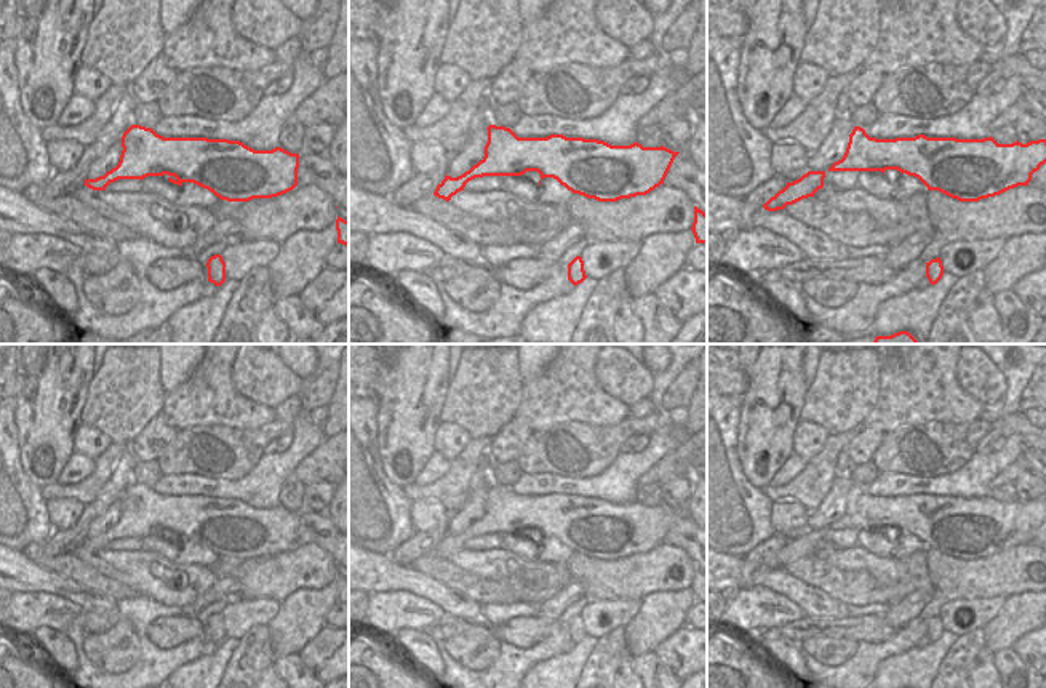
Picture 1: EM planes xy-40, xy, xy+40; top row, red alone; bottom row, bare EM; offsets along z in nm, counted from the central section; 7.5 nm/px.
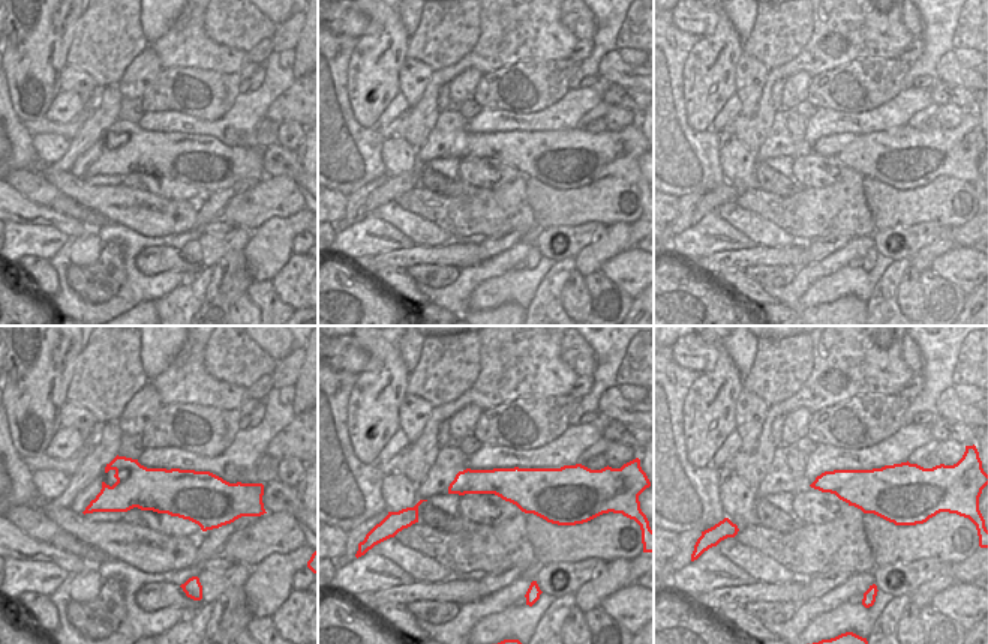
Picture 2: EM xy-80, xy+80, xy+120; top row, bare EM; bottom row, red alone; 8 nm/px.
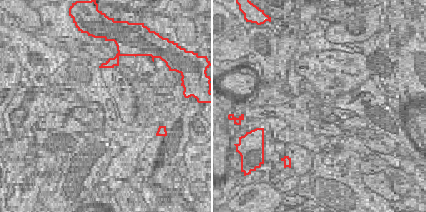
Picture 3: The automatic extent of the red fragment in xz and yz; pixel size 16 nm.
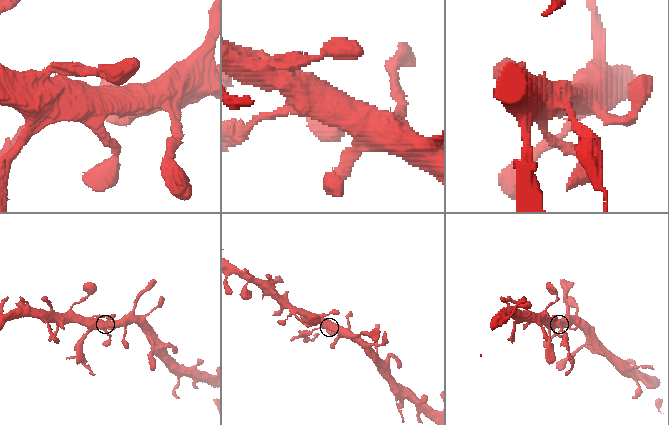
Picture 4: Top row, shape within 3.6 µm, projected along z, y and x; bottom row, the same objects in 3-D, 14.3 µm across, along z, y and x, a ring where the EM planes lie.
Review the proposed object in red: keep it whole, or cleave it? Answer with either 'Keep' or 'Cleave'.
Cleave.

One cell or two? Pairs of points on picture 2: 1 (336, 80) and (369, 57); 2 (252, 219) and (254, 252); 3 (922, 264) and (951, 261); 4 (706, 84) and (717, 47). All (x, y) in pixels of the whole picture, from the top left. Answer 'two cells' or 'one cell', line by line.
1: two cells
2: two cells
3: two cells
4: one cell

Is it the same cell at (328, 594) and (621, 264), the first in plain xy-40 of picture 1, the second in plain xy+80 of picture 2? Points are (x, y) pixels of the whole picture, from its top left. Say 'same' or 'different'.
different

